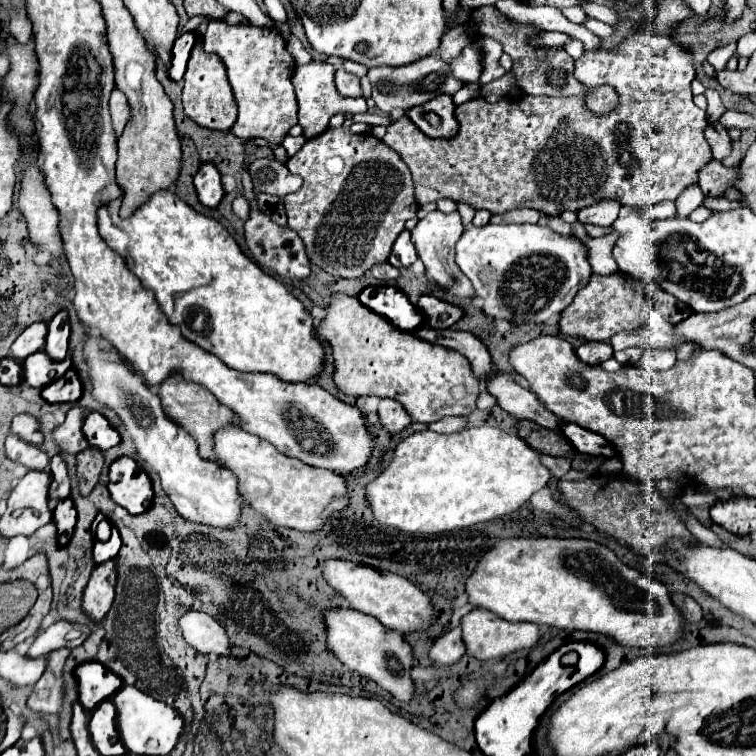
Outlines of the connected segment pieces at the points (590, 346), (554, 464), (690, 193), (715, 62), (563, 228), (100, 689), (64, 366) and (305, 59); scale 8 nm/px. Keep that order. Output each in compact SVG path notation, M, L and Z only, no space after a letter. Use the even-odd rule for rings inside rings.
M585 341L577 349L577 357L589 365L601 365L609 357L613 357L613 347L603 341Z
M539 455L541 465L545 465L553 477L561 479L569 469L571 469L571 461L567 457L551 457L551 455Z
M697 183L689 185L679 197L677 197L677 217L687 217L693 209L697 209L703 203L703 193ZM693 187L693 189L691 189Z
M732 42L724 47L713 50L707 60L714 67L715 72L719 72L726 67L727 61L735 54L737 42Z
M543 215L541 219L545 219L545 221L547 221L545 225L547 225L547 227L551 227L553 231L557 231L557 233L565 233L565 235L569 235L569 233L571 233L571 225L569 225L569 223L565 223L559 215L555 215L555 217L553 217L553 215Z
M85 661L77 665L75 677L79 685L79 703L87 711L91 711L93 705L109 699L123 685L123 681L115 677L115 673L109 673L109 669L105 669L105 665L97 661Z
M43 351L39 353L33 353L29 355L25 361L21 361L21 367L23 367L23 381L29 385L29 387L45 387L49 383L55 381L55 377L63 377L65 371L69 369L71 365L71 359L65 357L65 361L51 361Z
M289 37L289 41L287 41L287 51L293 55L297 67L309 65L309 63L313 61L313 55L309 53L309 49L307 49L297 37Z

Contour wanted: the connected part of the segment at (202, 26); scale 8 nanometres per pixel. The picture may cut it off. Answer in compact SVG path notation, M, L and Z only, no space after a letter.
M201 16L192 17L182 28L182 33L197 30L201 32L202 35L204 35L209 22L210 20L208 18Z

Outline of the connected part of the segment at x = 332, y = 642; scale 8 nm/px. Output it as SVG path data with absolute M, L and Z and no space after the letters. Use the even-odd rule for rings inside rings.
M347 607L325 609L325 633L329 651L351 671L375 681L399 701L409 701L413 695L413 681L409 669L413 667L413 653L401 633L387 629L375 617Z

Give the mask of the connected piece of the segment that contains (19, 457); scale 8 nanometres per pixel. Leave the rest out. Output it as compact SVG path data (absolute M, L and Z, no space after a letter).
M11 435L5 441L5 455L11 461L21 463L21 465L35 469L35 471L43 471L49 467L49 457L45 455L45 451L41 451L39 447L29 445L17 437L11 437Z

